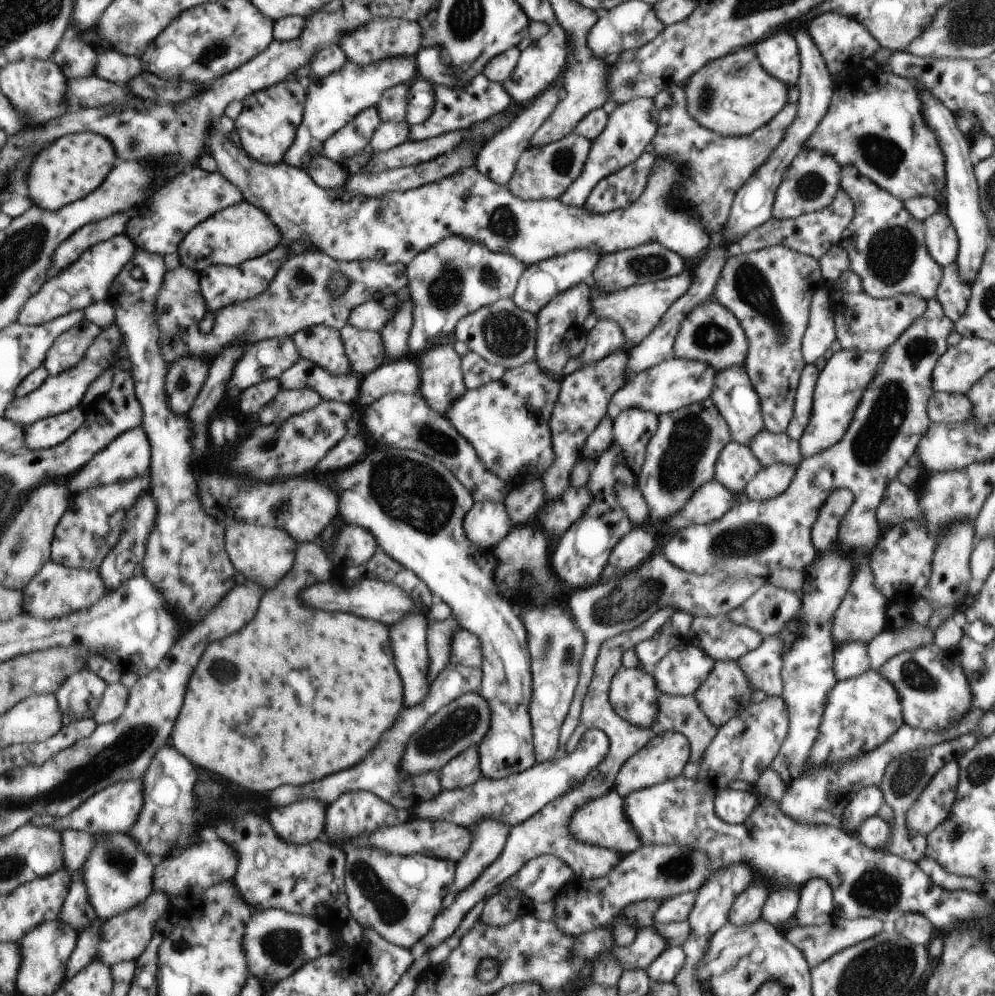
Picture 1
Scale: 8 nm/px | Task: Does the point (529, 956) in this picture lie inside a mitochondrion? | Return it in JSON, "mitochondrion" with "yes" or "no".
{"mitochondrion":"yes"}

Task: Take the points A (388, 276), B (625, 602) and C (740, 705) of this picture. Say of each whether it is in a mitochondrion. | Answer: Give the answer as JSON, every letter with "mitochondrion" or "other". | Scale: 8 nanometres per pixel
{"A":"other","B":"mitochondrion","C":"other"}

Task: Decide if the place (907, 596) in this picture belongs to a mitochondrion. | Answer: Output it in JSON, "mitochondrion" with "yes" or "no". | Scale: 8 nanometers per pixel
{"mitochondrion":"no"}

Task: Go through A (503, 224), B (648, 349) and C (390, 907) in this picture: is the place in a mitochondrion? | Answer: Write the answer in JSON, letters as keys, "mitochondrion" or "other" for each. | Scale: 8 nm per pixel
{"A":"mitochondrion","B":"other","C":"mitochondrion"}

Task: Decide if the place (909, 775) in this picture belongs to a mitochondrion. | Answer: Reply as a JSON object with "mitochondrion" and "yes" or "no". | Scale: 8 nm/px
{"mitochondrion":"yes"}

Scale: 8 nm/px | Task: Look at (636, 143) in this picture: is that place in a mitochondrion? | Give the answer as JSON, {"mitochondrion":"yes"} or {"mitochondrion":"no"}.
{"mitochondrion":"no"}

